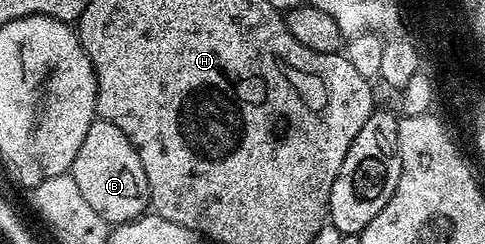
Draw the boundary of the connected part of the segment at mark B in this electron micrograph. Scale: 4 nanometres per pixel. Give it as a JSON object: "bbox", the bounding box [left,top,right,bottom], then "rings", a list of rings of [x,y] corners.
{"bbox":[72,119,150,226],"rings":[[[96,119],[90,124],[84,143],[80,143],[80,151],[76,151],[72,174],[85,202],[111,226],[137,221],[150,209],[148,179],[140,155],[132,147],[128,135],[112,123]]]}

